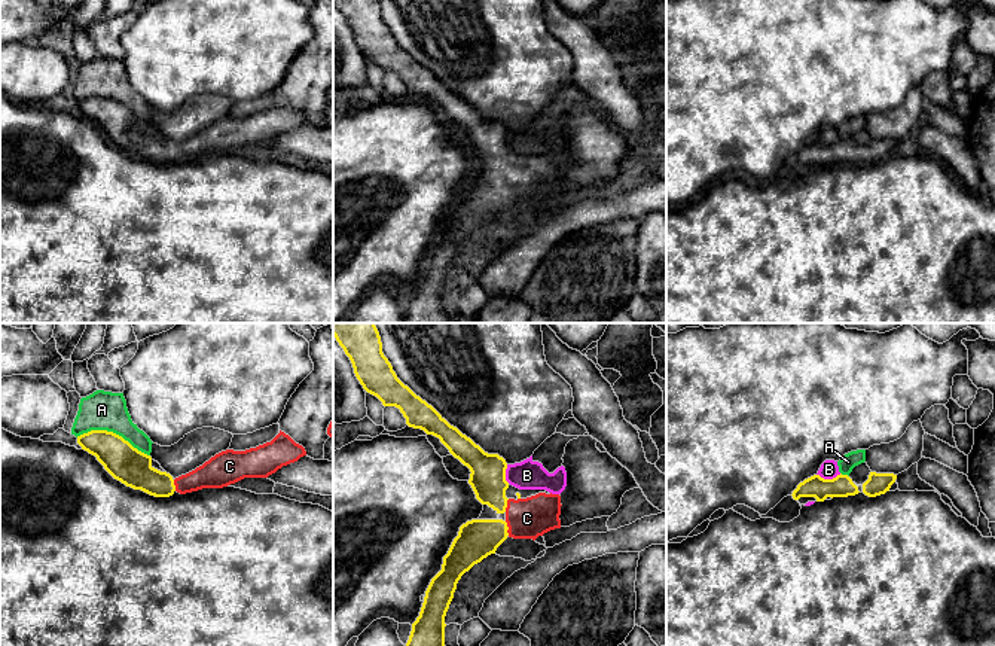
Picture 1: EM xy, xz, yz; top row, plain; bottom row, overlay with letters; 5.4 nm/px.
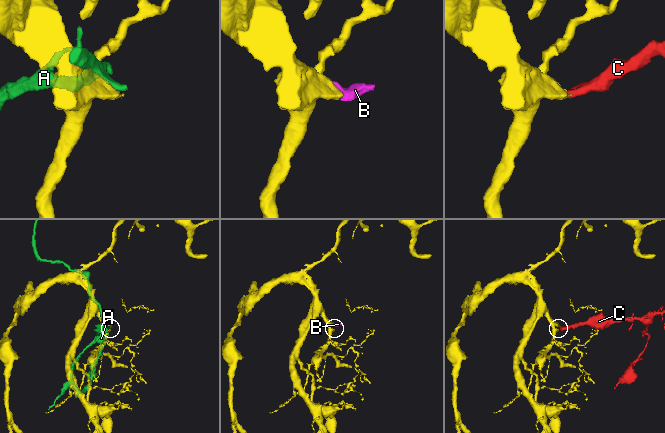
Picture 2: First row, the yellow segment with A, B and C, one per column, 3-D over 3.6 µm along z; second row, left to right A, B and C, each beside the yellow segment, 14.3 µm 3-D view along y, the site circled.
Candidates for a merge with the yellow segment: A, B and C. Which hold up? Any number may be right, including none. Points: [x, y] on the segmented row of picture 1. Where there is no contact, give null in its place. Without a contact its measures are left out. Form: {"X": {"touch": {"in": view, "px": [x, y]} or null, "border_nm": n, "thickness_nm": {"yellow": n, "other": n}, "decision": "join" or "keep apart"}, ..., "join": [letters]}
{"A": {"touch": {"in": "xy", "px": [112, 432]}, "border_nm": 420, "thickness_nm": {"yellow": 200, "other": 200}, "decision": "keep apart"}, "B": {"touch": {"in": "yz", "px": [829, 480]}, "border_nm": 140, "thickness_nm": {"yellow": 120, "other": 100}, "decision": "keep apart"}, "C": {"touch": {"in": "xz", "px": [507, 529]}, "border_nm": 80, "thickness_nm": {"yellow": 220, "other": 220}, "decision": "join"}, "join": ["C"]}

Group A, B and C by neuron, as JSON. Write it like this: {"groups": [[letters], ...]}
{"groups": [["A", "B"], ["C"]]}

